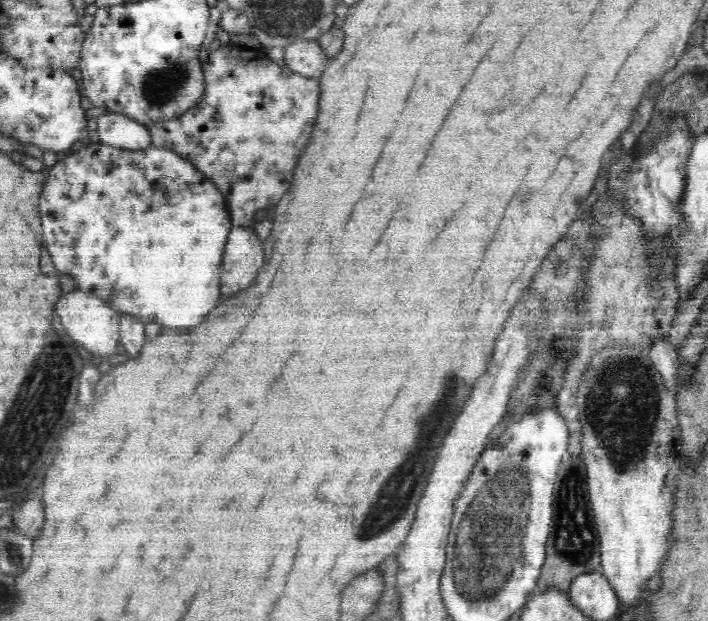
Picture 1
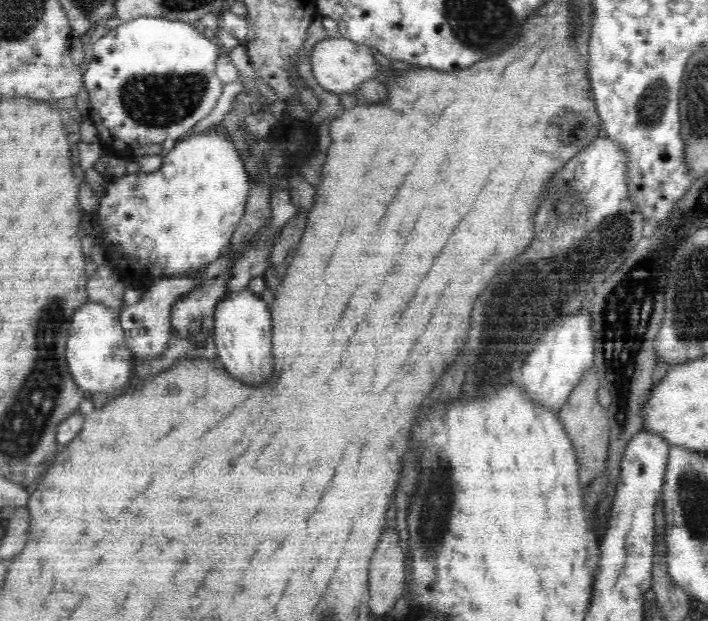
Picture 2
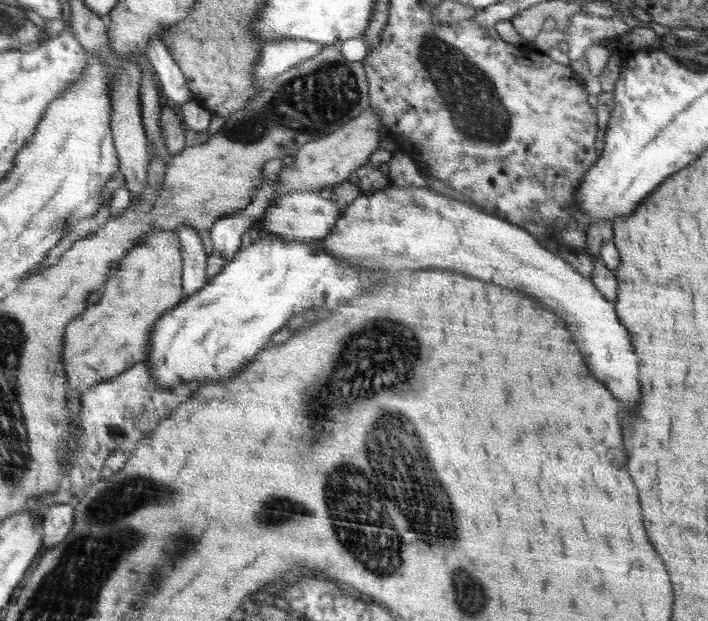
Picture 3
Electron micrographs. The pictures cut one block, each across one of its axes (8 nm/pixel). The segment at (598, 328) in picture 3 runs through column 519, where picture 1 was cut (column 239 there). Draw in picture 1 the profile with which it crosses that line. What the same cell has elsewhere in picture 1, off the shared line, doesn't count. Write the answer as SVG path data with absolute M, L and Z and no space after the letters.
M232 228L225 244L221 264L220 290L224 298L250 286L262 268L264 250L254 228Z

